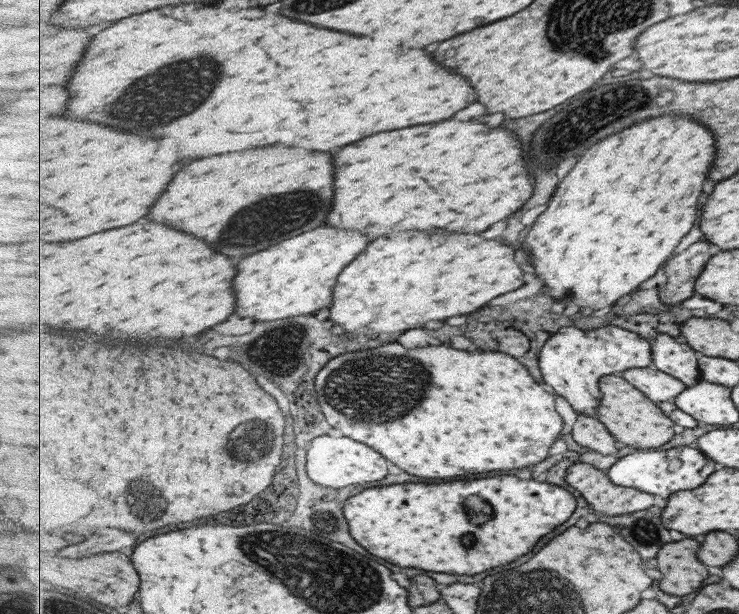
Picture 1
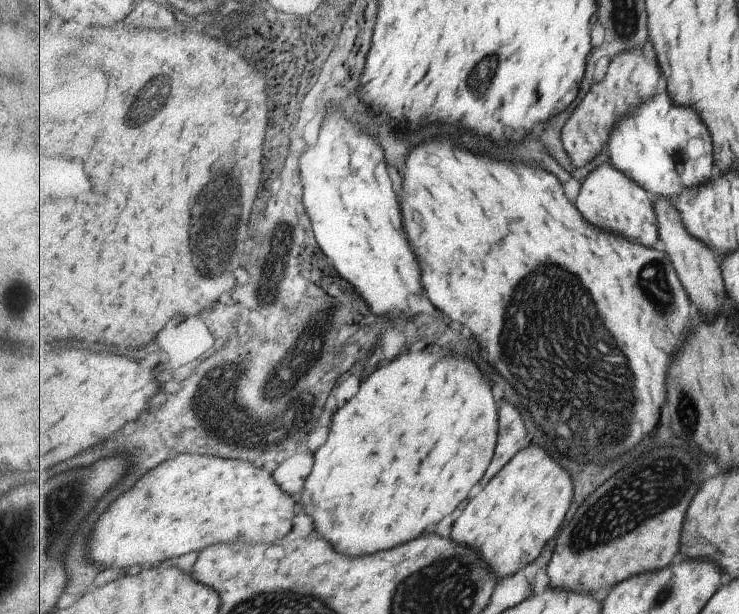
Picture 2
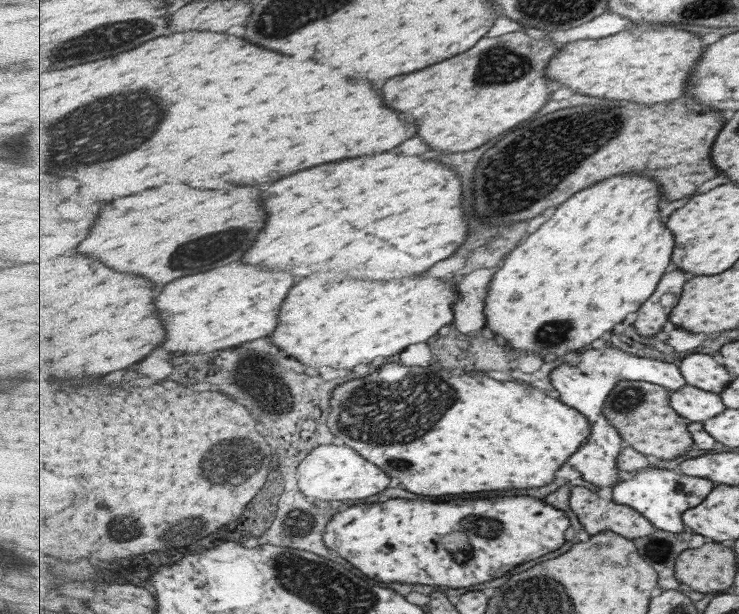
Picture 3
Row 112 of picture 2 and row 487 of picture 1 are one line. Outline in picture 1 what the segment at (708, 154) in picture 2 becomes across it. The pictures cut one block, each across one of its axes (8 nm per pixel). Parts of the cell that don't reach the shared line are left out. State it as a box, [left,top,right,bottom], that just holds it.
[607,445,721,500]

